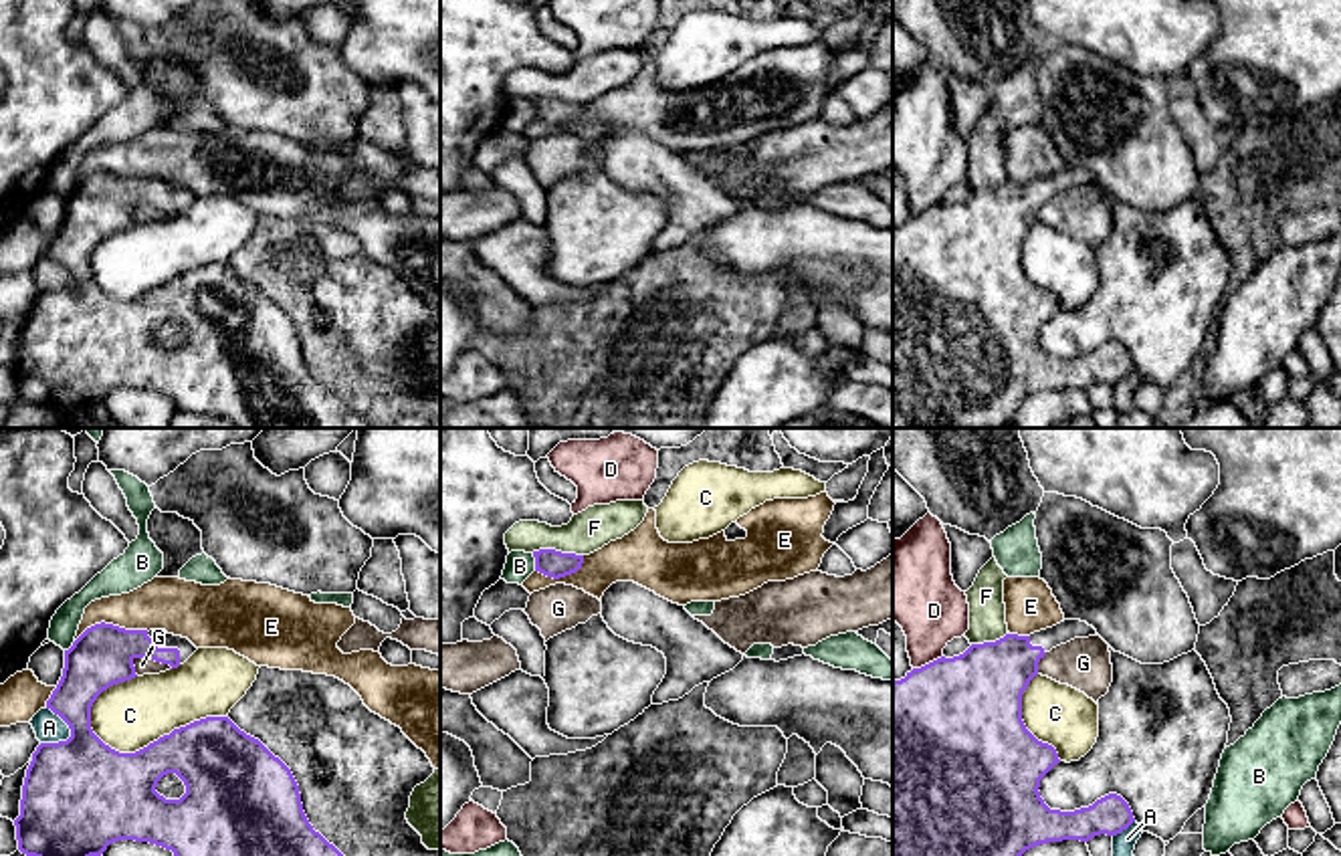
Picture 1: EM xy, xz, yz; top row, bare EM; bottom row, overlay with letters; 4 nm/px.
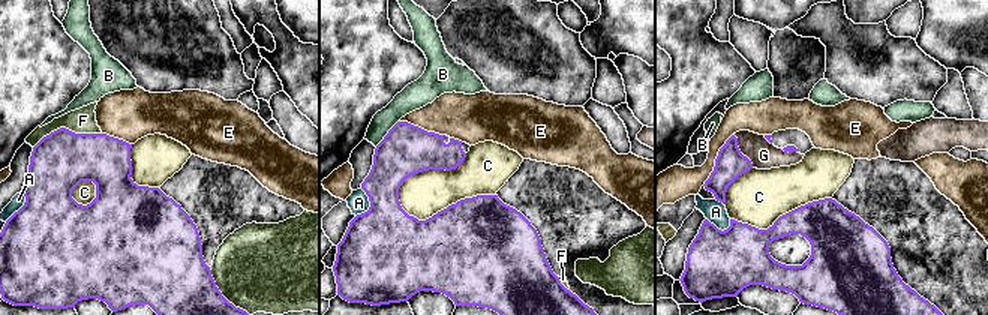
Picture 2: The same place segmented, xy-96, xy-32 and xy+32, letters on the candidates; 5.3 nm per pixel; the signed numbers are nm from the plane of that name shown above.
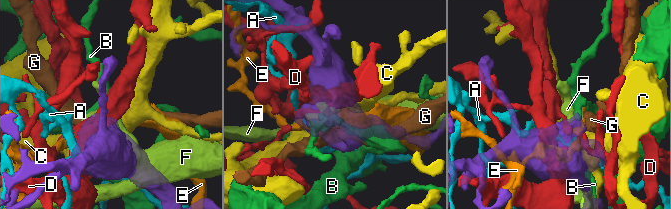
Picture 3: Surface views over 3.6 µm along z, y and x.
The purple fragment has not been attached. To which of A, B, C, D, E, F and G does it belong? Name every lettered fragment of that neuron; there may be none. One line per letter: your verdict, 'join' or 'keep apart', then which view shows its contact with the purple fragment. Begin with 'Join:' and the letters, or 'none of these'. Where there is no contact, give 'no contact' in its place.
Join: none of these
A: keep apart | xy
B: keep apart | xz
C: keep apart | xy
D: keep apart | yz
E: keep apart | xy
F: keep apart | xz
G: keep apart | xy

